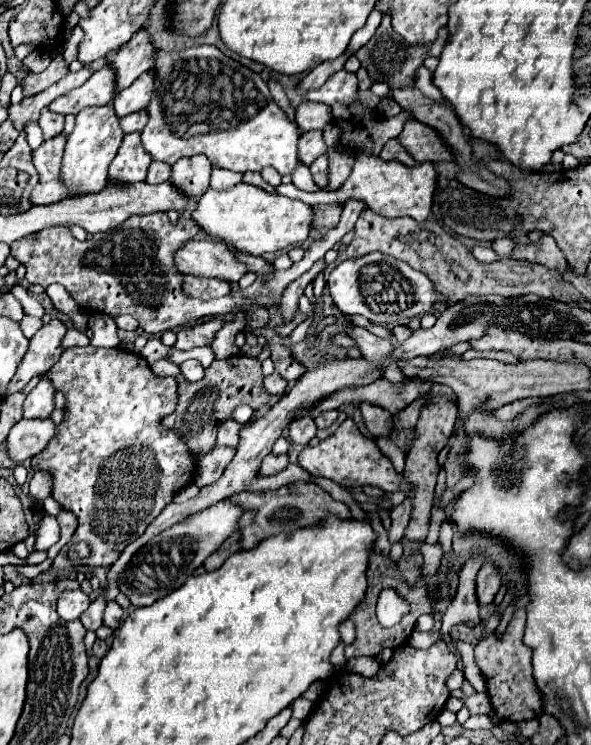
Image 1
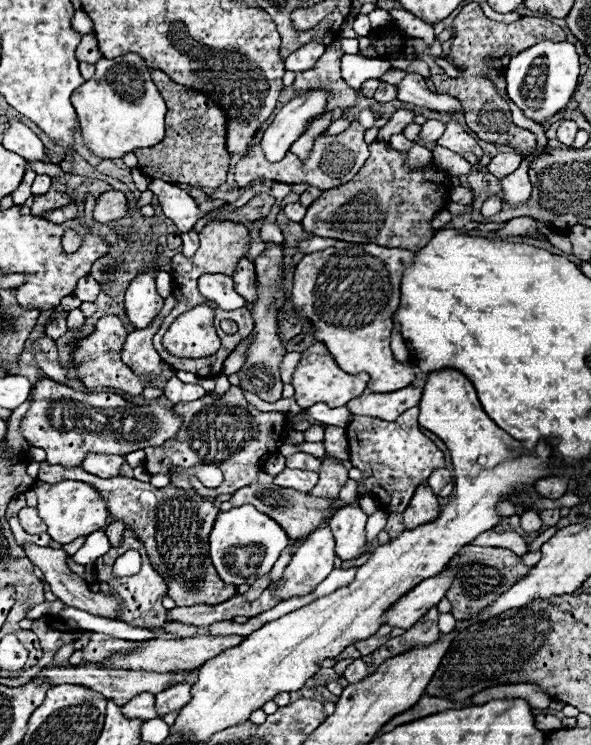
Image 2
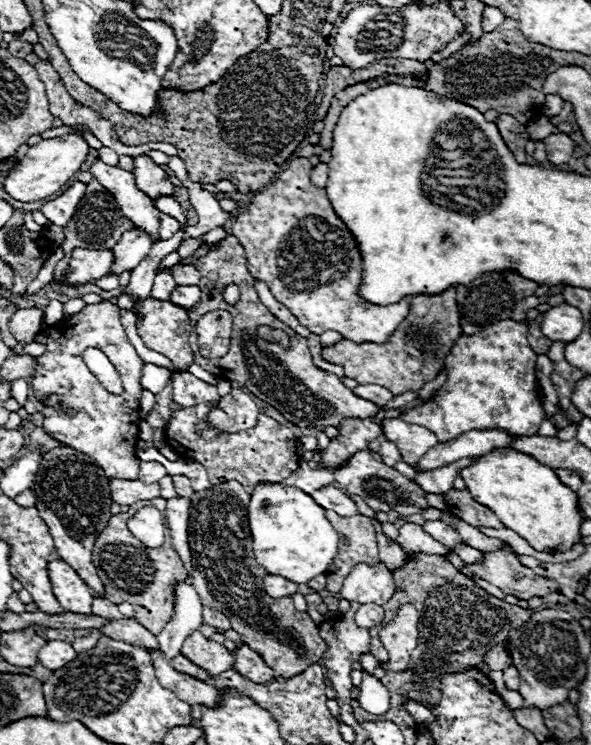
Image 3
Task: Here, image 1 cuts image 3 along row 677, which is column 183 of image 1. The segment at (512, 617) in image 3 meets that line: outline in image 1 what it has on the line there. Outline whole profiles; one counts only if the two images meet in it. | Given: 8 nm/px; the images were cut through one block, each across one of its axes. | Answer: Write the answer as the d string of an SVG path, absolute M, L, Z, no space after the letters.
M230 356L226 360L216 360L210 368L206 368L206 374L198 382L180 384L178 388L180 402L176 408L176 424L174 432L188 444L188 450L198 462L206 452L210 452L216 444L218 426L232 418L232 412L240 404L266 404L266 390L262 386L262 368L258 358L248 356Z

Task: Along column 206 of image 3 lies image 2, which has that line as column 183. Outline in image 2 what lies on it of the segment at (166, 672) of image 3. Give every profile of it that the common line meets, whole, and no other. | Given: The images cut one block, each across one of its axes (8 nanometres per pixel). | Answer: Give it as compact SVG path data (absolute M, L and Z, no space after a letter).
M176 684L168 690L162 690L160 694L156 694L158 716L162 718L174 710L180 710L188 700L190 700L190 684Z

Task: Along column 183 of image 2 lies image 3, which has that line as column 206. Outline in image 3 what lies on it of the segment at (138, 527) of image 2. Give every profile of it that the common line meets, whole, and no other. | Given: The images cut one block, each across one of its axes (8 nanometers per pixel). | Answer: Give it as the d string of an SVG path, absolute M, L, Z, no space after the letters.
M224 482L210 486L208 490L200 490L190 498L190 522L188 522L188 546L192 554L192 584L200 594L202 606L210 606L214 610L222 610L232 622L232 630L236 630L242 640L262 654L266 664L274 670L276 676L290 678L306 670L306 666L314 662L322 662L322 654L326 650L326 642L320 638L318 624L304 612L294 608L294 600L290 598L270 598L262 590L262 580L268 574L256 560L252 552L252 534L248 530L248 504L250 494L240 482Z

